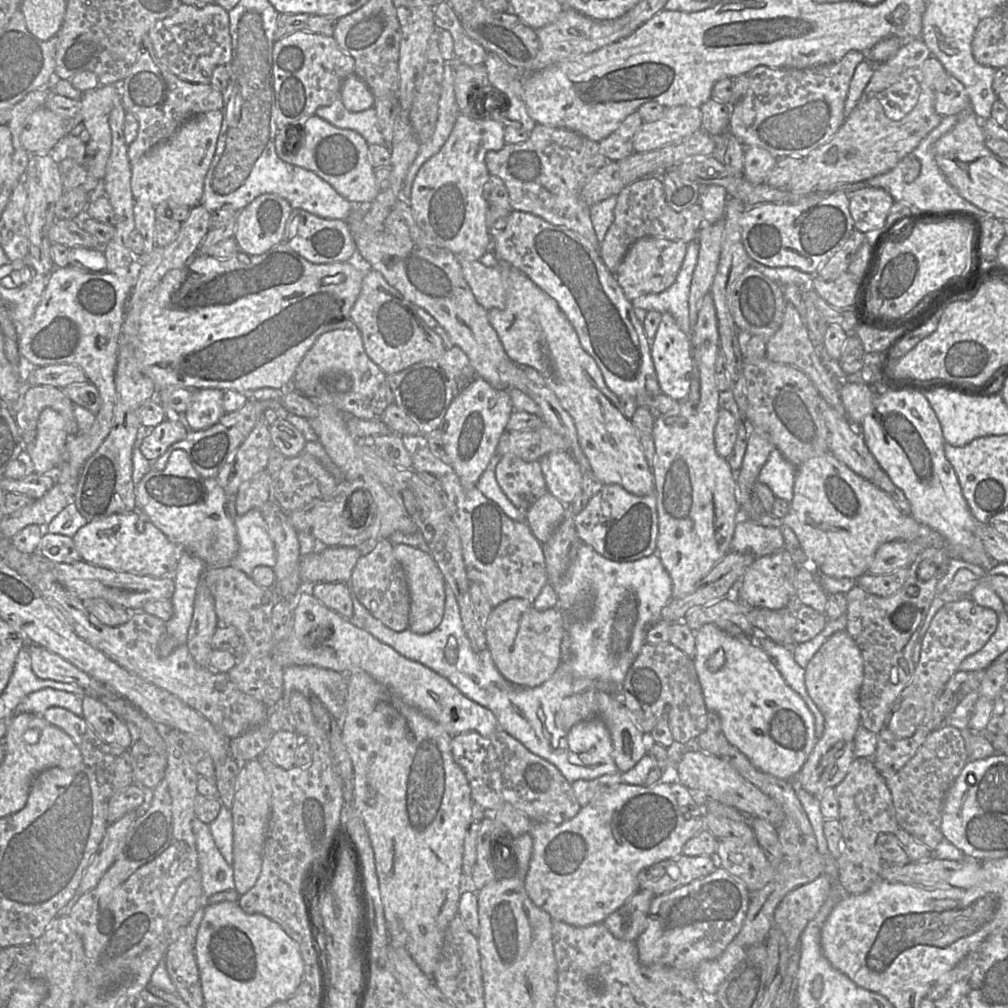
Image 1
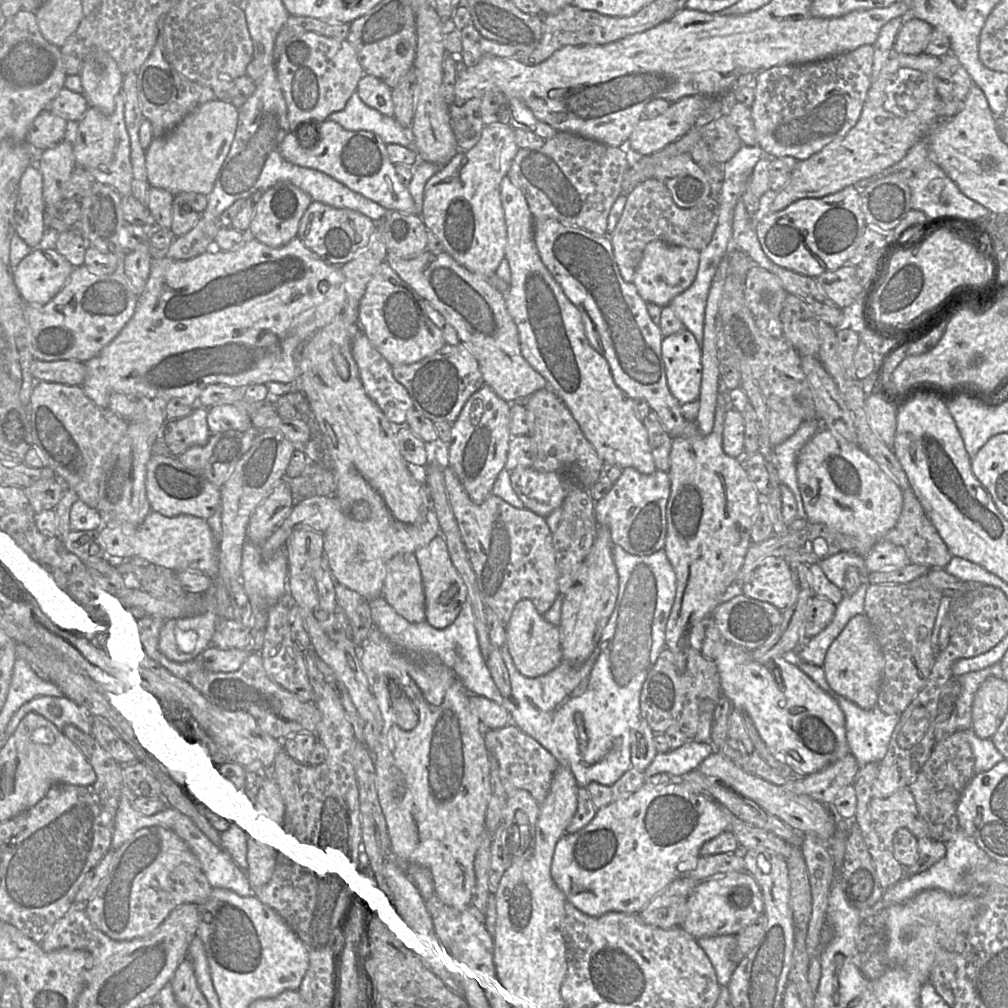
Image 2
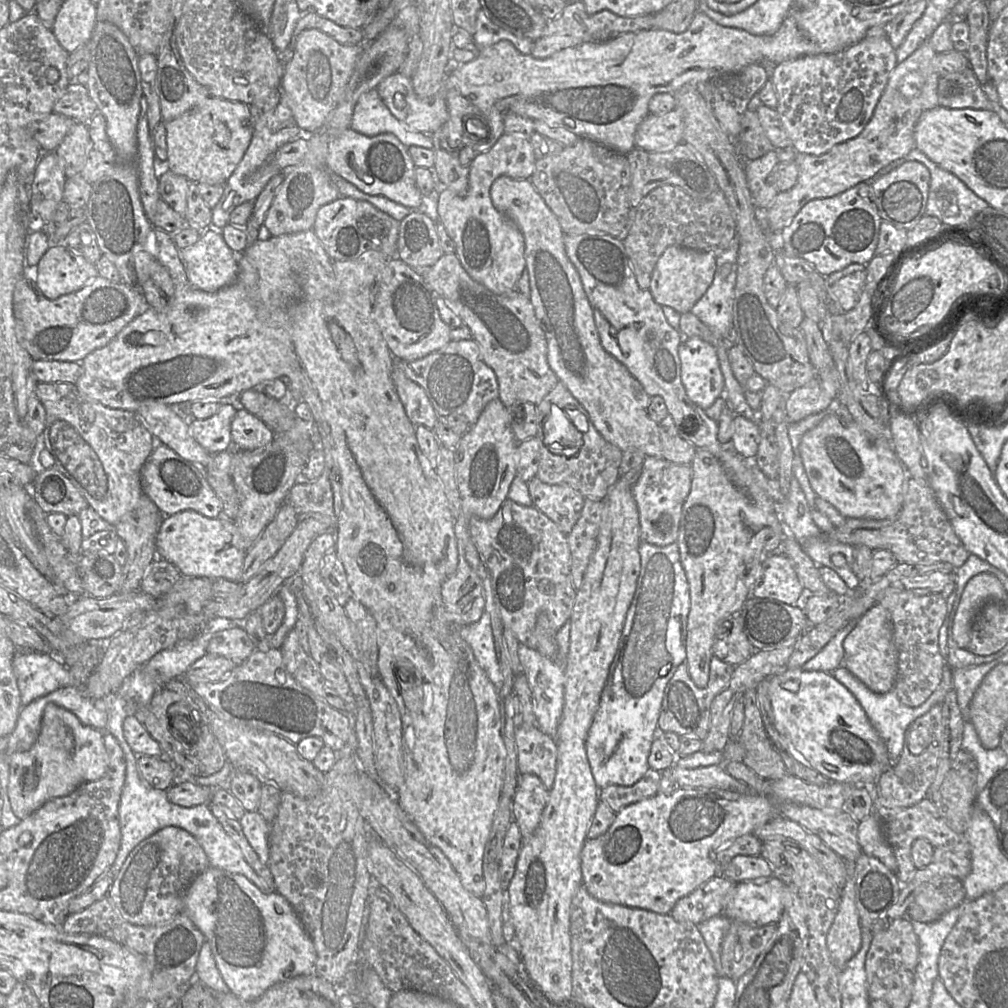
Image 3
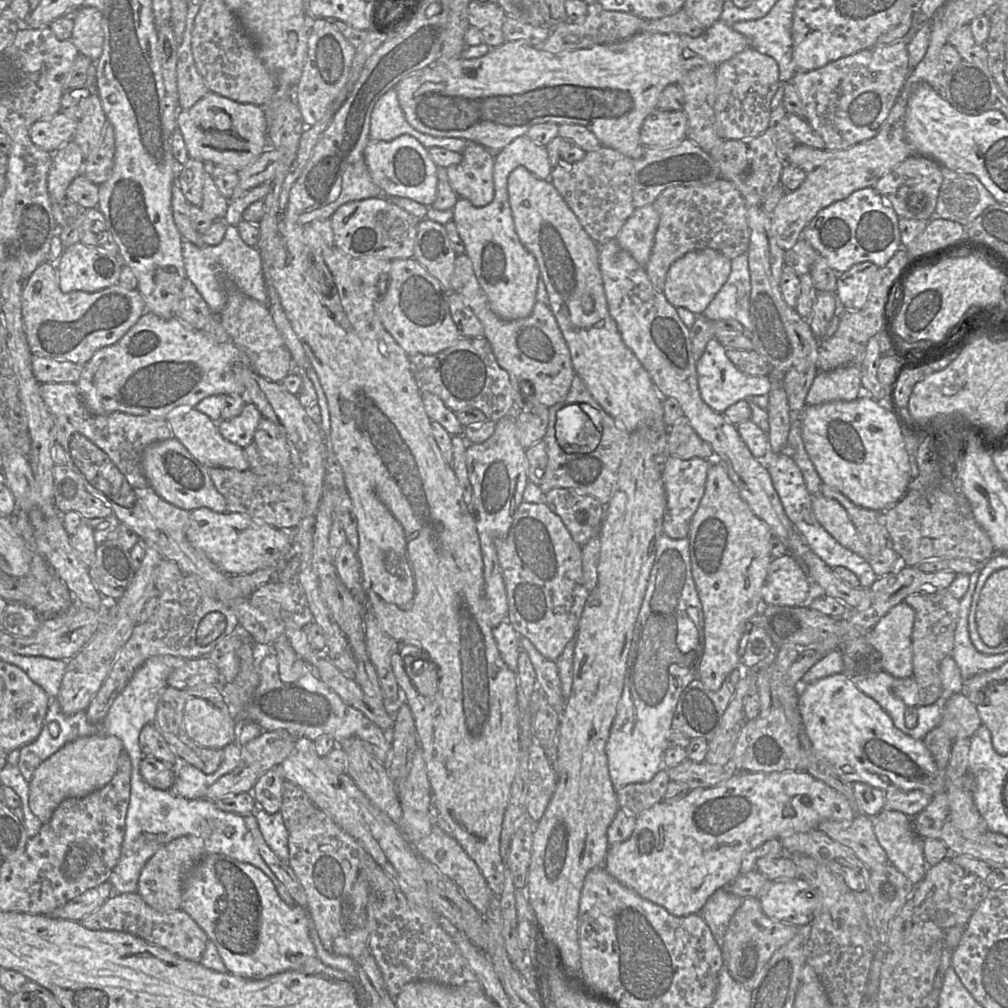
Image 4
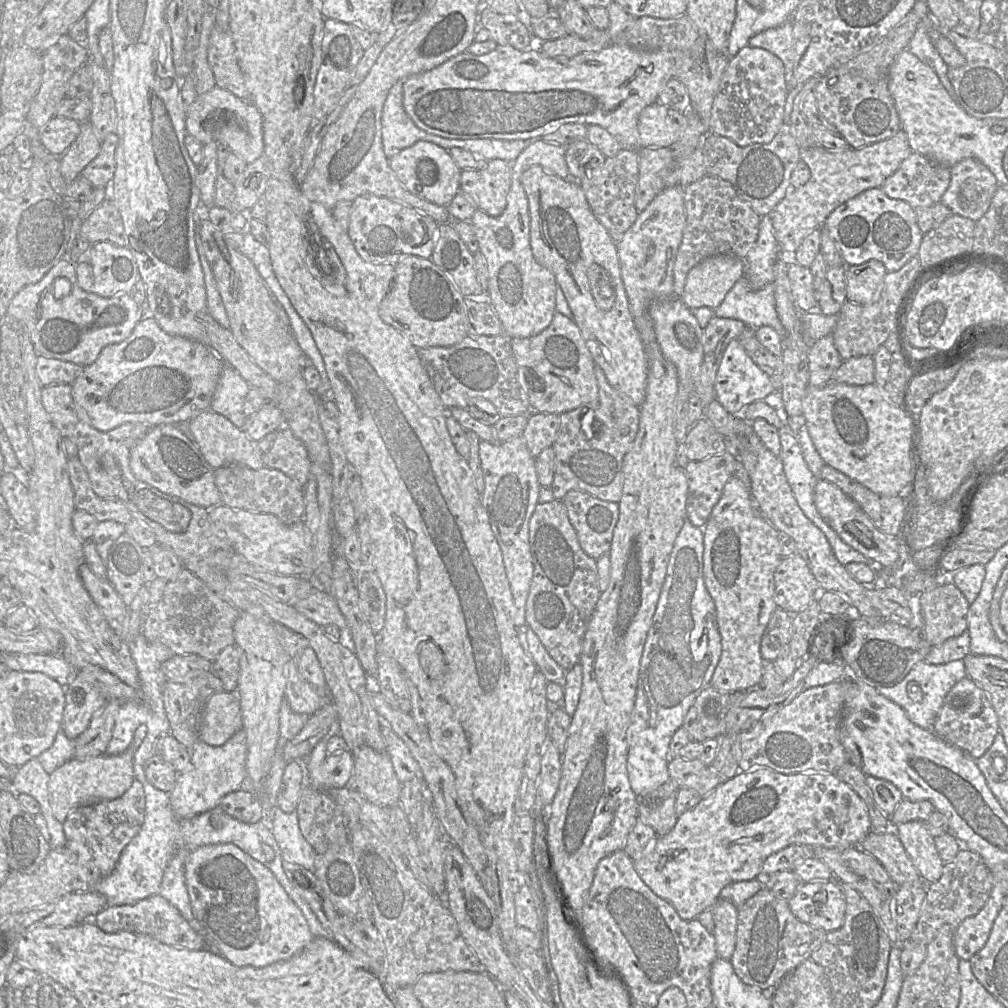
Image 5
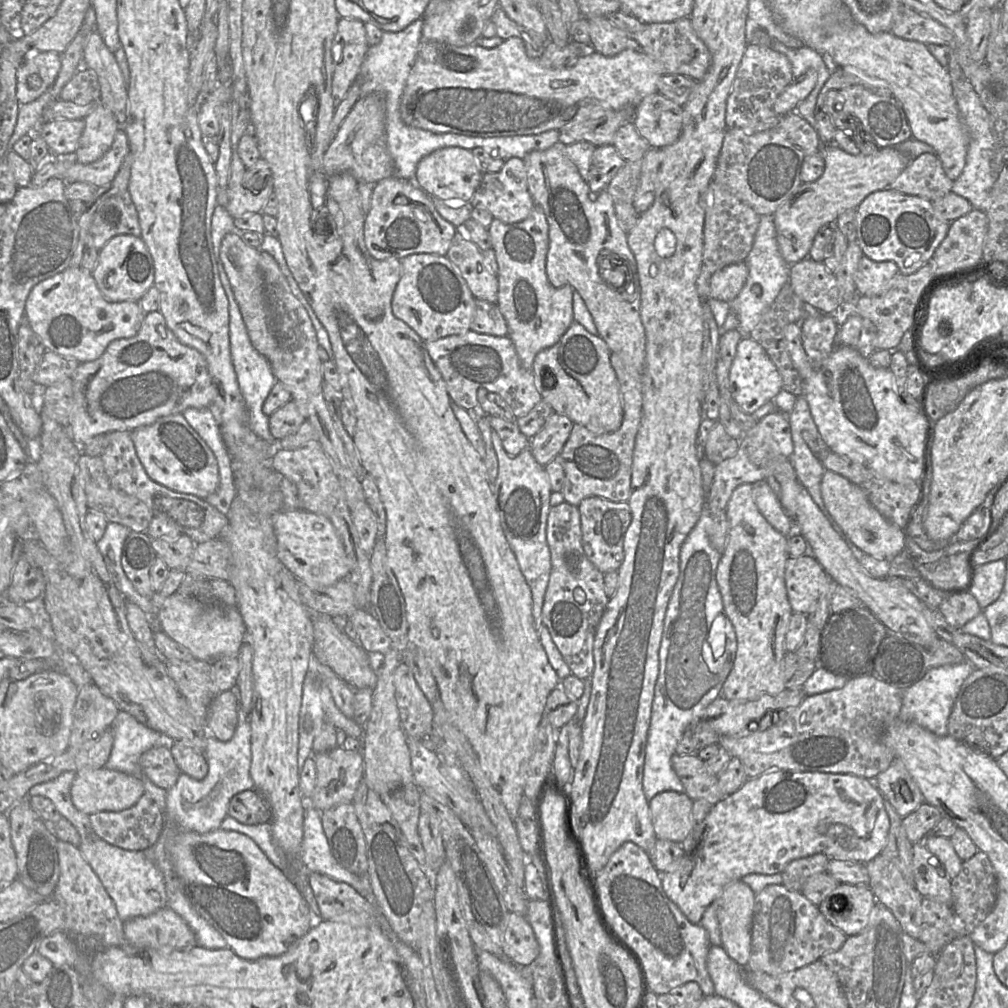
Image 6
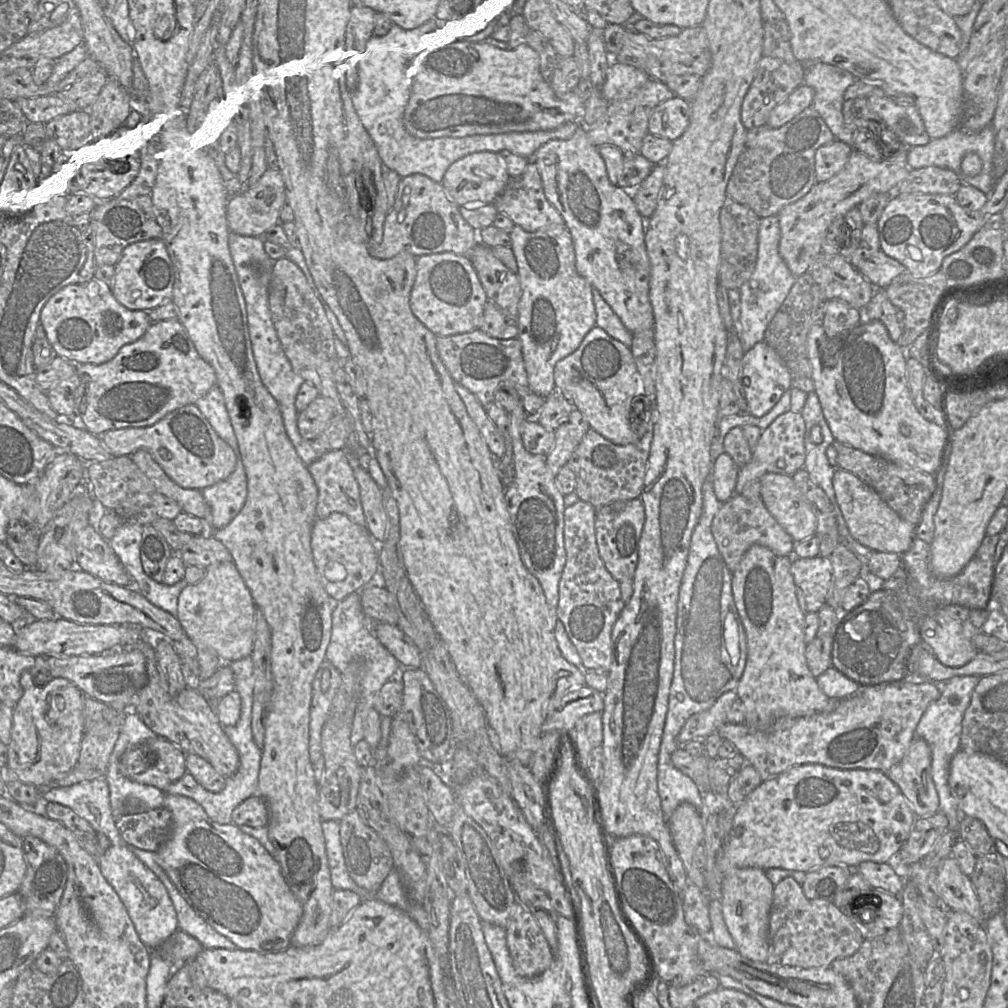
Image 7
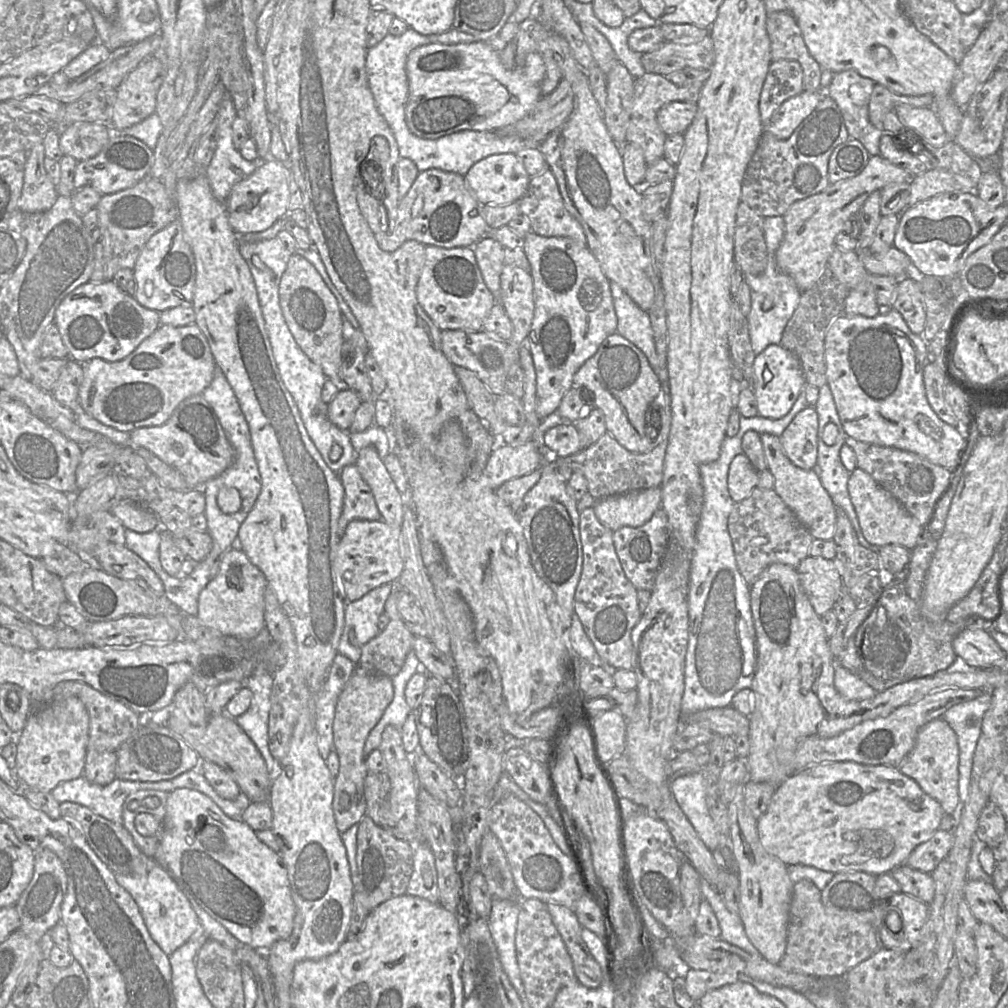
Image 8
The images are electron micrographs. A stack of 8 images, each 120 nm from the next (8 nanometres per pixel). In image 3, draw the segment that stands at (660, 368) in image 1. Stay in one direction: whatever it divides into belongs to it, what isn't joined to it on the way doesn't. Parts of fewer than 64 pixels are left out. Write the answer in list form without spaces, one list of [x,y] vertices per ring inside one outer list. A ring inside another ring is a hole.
[[[684,337],[679,358],[681,381],[687,396],[702,409],[711,407],[724,391],[717,348],[699,337]]]

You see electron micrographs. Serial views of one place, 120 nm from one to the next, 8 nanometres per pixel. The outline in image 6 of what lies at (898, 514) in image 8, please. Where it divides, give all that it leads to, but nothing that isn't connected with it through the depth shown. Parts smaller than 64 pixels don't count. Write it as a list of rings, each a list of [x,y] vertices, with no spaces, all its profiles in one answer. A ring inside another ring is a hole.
[[[826,471],[822,479],[821,492],[830,515],[849,539],[866,555],[891,560],[906,547],[905,529],[885,519],[869,502],[867,494],[859,486],[835,472]]]

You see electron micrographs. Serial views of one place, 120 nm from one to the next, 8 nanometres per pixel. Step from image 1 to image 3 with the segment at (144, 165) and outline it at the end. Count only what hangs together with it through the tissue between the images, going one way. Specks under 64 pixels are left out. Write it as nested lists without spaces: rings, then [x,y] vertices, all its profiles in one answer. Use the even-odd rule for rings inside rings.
[[[211,95],[188,112],[165,123],[167,171],[185,176],[192,183],[224,184],[249,147],[254,117],[250,105]]]

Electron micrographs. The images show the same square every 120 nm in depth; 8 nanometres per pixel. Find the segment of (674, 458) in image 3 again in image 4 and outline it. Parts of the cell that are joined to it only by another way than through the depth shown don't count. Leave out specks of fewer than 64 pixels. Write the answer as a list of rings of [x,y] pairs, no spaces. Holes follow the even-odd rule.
[[[686,421],[677,422],[668,429],[667,452],[684,460],[714,459],[711,446],[703,441]]]

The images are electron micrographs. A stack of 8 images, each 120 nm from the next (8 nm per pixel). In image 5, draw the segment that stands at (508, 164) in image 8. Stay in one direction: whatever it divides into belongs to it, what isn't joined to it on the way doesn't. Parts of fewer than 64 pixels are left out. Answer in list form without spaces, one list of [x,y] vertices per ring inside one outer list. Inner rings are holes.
[[[418,141],[389,158],[389,164],[402,185],[411,193],[434,204],[447,206],[460,191],[462,169],[448,150],[428,141]]]

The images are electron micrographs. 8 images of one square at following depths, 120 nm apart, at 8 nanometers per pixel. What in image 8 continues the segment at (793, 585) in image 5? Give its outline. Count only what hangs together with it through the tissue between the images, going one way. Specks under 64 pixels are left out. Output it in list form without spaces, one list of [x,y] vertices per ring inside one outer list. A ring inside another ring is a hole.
[[[809,556],[795,570],[815,612],[822,616],[831,611],[842,587],[839,565],[833,560]]]

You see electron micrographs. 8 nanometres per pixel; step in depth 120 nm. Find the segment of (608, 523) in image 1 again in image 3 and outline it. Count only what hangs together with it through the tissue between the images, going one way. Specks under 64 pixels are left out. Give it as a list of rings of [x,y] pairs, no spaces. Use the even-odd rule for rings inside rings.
[[[646,457],[632,494],[639,512],[642,543],[667,546],[676,543],[683,504],[690,493],[692,469],[690,464],[676,464],[662,457]]]

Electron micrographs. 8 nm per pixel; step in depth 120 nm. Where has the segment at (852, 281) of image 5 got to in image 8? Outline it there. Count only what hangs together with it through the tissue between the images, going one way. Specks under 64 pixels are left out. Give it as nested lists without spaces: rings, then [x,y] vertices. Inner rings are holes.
[[[893,246],[880,254],[872,254],[869,250],[863,251],[859,257],[864,269],[874,276],[904,277],[912,265],[909,257]]]

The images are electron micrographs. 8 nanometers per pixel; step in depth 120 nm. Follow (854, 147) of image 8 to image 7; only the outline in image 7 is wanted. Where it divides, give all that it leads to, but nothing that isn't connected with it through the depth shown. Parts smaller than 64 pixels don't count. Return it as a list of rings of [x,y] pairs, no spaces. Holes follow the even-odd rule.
[[[839,140],[820,147],[815,154],[817,182],[825,182],[839,173],[849,160],[853,148]]]

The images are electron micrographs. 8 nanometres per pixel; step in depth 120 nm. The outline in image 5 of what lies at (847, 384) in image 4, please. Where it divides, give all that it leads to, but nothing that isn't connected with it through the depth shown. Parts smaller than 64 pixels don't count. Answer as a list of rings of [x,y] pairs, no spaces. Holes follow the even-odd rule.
[[[859,356],[844,361],[833,373],[830,382],[864,386],[874,383],[874,359]]]

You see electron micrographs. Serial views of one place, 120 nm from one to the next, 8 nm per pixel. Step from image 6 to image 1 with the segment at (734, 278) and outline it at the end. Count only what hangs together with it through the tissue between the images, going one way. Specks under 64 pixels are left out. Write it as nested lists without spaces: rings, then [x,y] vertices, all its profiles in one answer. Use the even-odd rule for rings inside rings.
[[[644,237],[637,240],[627,251],[614,274],[626,297],[634,300],[641,296],[660,293],[676,280],[687,250],[687,244],[679,240]]]

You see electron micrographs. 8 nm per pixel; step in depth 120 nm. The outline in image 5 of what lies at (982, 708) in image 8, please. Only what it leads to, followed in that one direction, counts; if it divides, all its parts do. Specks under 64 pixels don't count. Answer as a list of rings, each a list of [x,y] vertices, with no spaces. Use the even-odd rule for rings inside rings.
[[[963,660],[951,661],[945,664],[919,662],[905,679],[892,687],[877,688],[877,691],[900,706],[908,718],[925,730],[932,730],[936,717],[949,691],[967,675]]]

